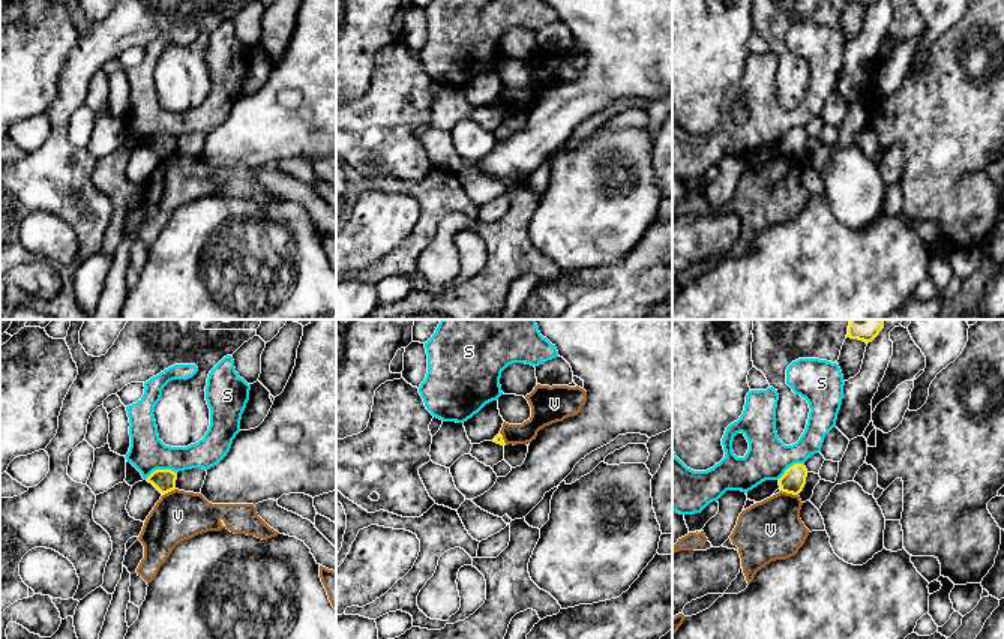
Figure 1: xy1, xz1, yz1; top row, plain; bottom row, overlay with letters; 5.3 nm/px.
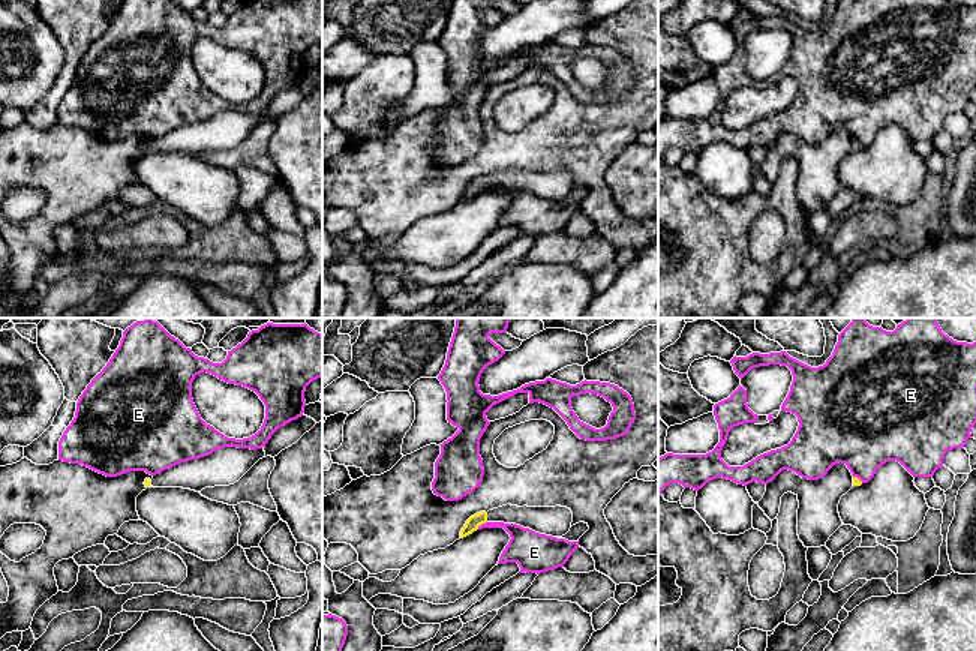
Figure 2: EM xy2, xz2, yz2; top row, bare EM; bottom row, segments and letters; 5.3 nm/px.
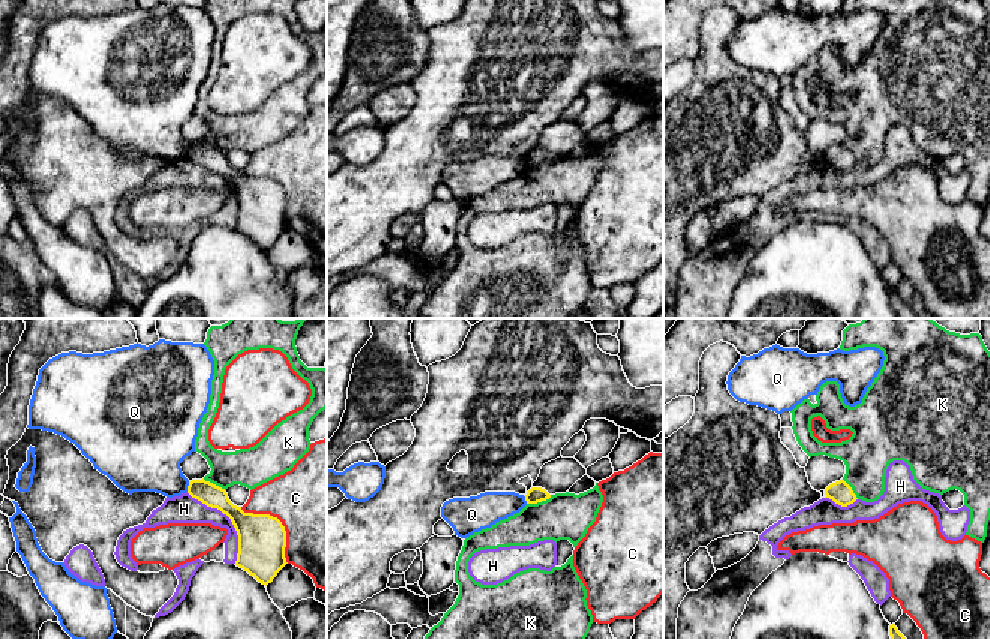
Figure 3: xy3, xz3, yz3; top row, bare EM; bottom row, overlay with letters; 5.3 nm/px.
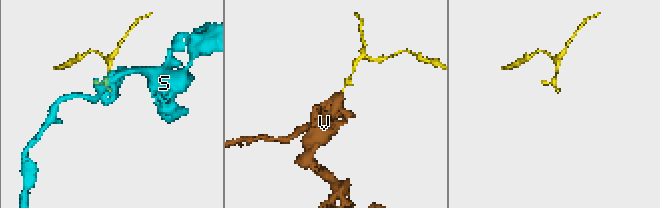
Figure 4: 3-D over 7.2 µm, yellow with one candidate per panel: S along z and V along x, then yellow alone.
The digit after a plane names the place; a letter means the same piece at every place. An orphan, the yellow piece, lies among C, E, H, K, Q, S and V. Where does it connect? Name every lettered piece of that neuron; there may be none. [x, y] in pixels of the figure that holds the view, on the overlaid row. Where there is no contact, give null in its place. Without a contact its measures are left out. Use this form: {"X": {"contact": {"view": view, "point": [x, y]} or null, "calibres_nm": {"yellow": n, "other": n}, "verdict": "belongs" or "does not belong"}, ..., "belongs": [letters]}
{"C": {"contact": {"view": "xy3", "point": [281, 522]}, "calibres_nm": {"yellow": 260, "other": 480}, "verdict": "does not belong"}, "E": {"contact": {"view": "xz2", "point": [482, 524]}, "calibres_nm": {"yellow": 70, "other": 160}, "verdict": "does not belong"}, "H": {"contact": {"view": "xy3", "point": [230, 518]}, "calibres_nm": {"yellow": 260, "other": 150}, "verdict": "does not belong"}, "K": {"contact": {"view": "xz3", "point": [539, 501]}, "calibres_nm": {"yellow": 90, "other": 260}, "verdict": "does not belong"}, "Q": {"contact": {"view": "xy3", "point": [188, 486]}, "calibres_nm": {"yellow": 120, "other": 340}, "verdict": "does not belong"}, "S": {"contact": {"view": "xy1", "point": [159, 470]}, "calibres_nm": {"yellow": 120, "other": 200}, "verdict": "does not belong"}, "V": {"contact": {"view": "yz1", "point": [790, 492]}, "calibres_nm": {"yellow": 130, "other": 320}, "verdict": "does not belong"}, "belongs": []}

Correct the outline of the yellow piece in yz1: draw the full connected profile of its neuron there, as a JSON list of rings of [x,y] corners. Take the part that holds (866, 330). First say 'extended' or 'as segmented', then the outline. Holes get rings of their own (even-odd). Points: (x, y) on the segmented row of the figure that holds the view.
as segmented; [[[851,320],[846,338],[872,342],[884,328],[884,320]]]

